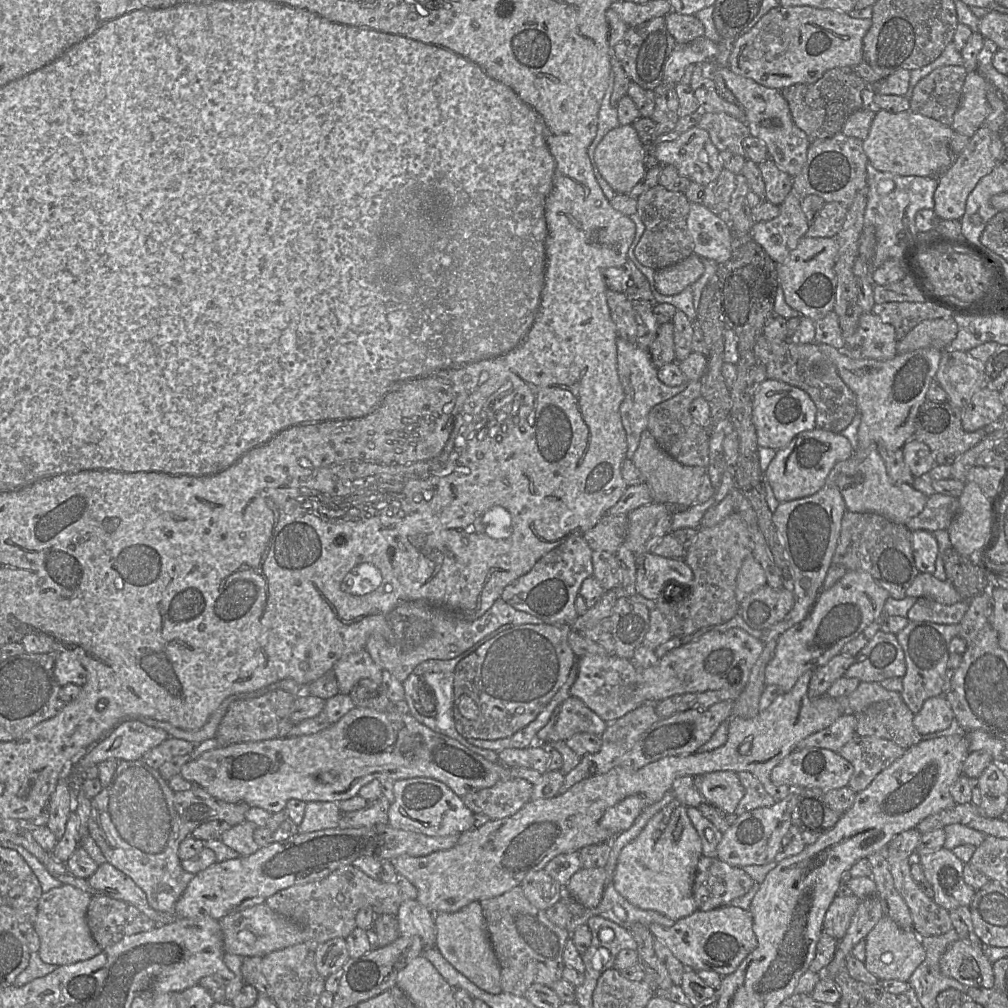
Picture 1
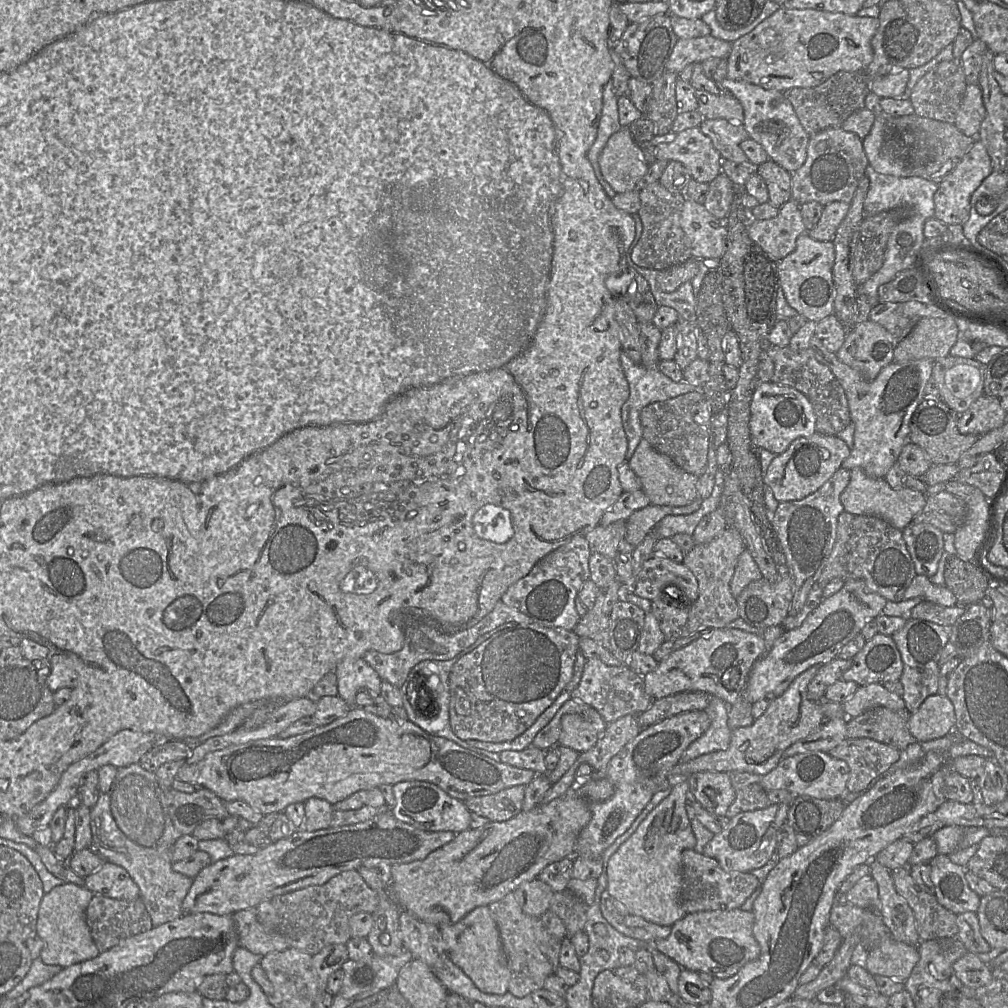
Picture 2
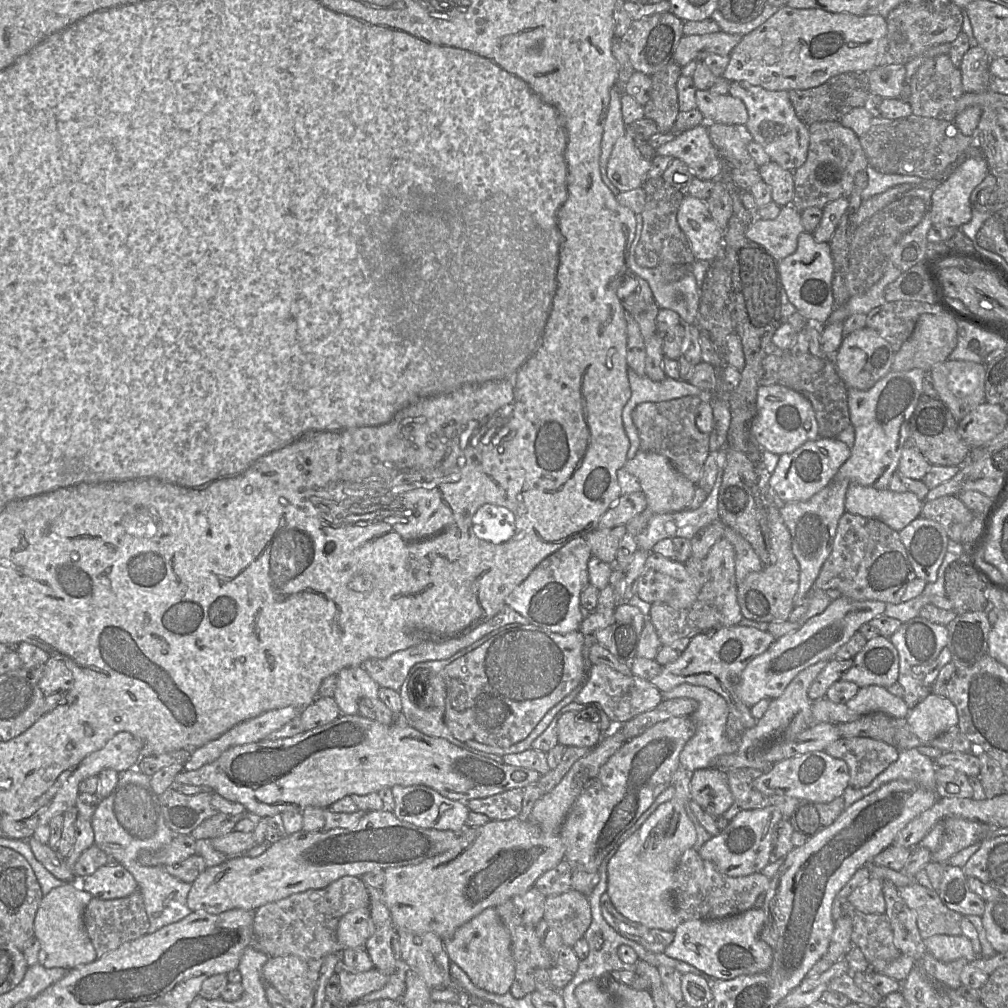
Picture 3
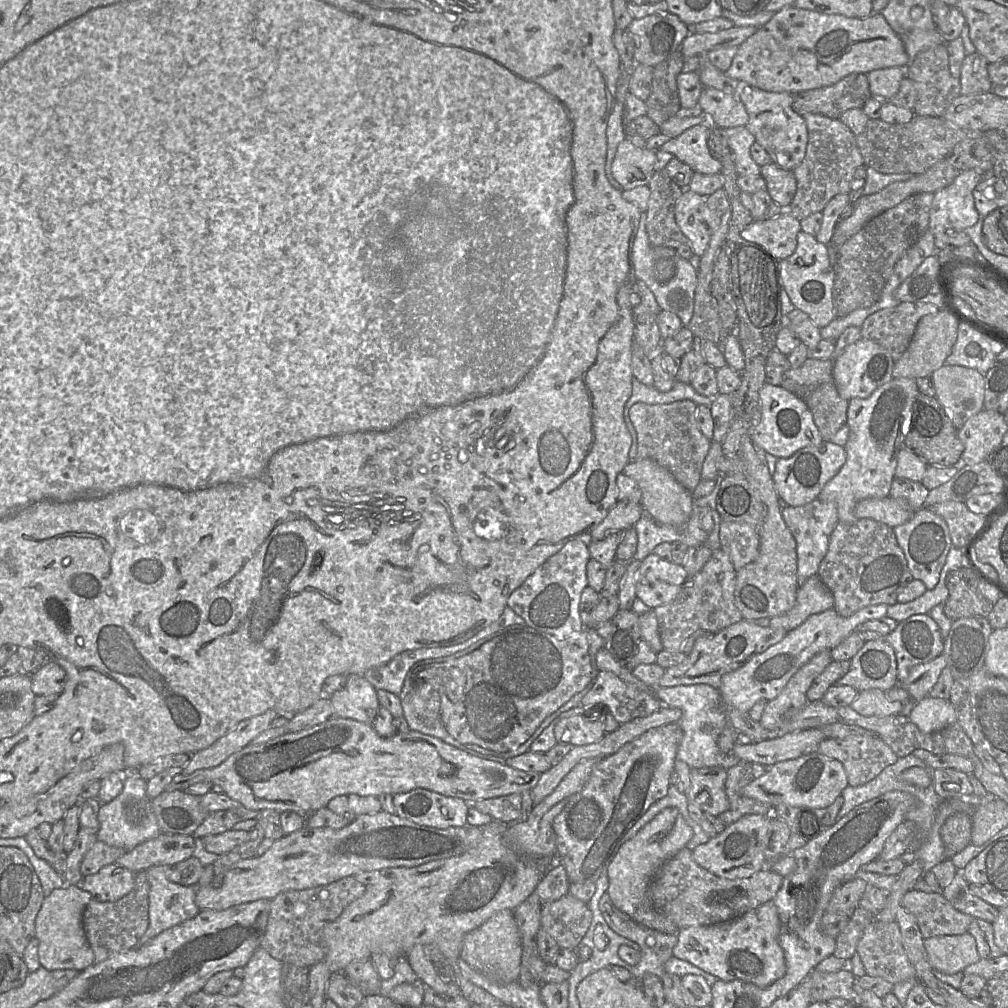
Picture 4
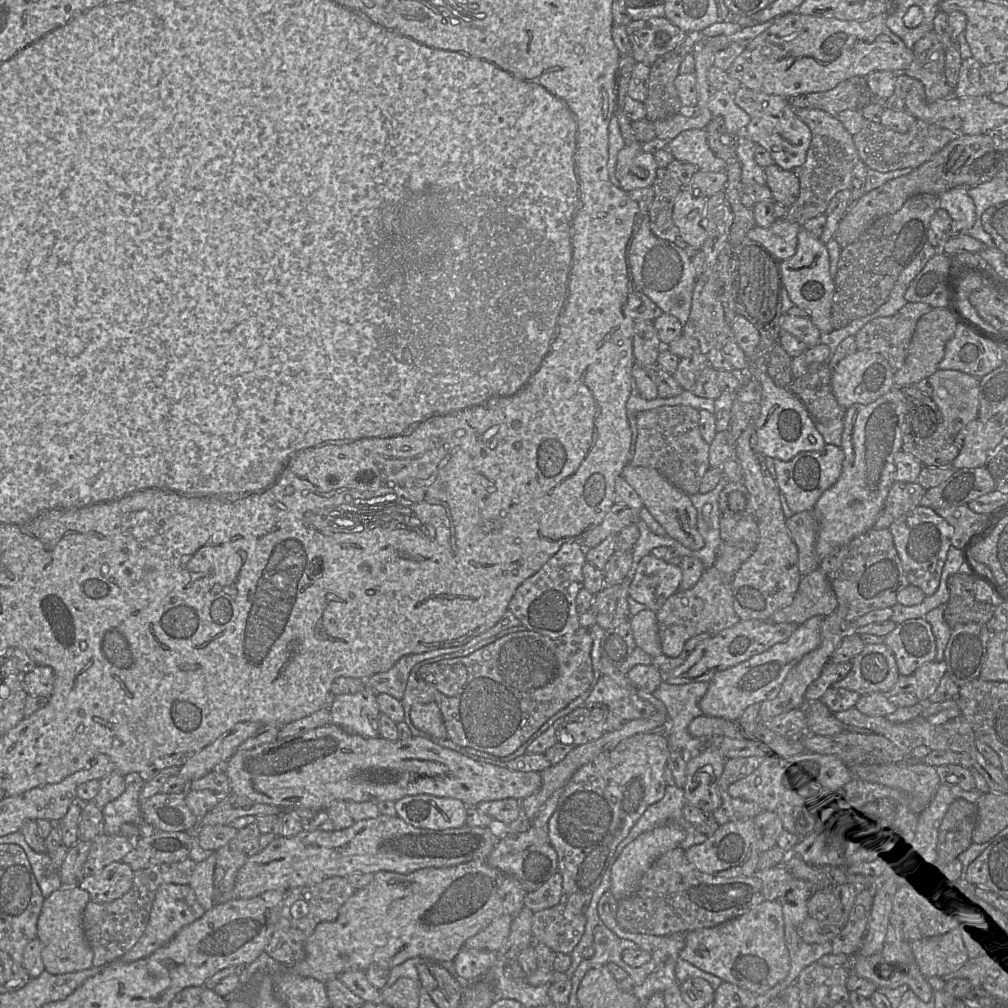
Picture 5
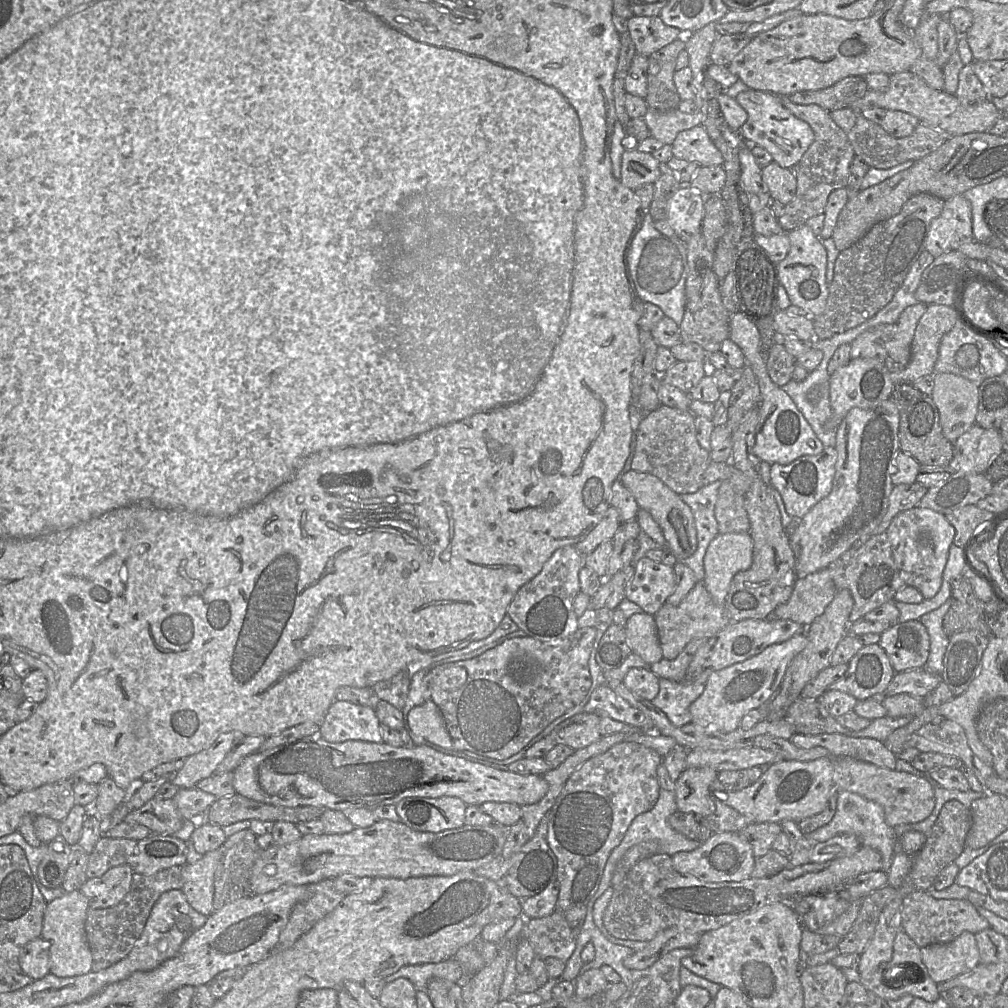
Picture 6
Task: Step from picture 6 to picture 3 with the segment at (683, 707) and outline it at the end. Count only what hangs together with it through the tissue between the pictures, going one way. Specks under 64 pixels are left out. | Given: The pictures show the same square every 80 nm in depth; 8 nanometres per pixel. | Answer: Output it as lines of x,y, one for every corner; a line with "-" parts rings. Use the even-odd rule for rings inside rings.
681,684
670,691
661,693
663,699
690,698
698,703
698,707
690,717
695,724
695,734
685,744
679,755
680,766
686,771
693,772
697,769
716,767
716,758
721,755
736,753
738,741
731,741
726,736
726,722
729,708
725,699
715,691
705,686

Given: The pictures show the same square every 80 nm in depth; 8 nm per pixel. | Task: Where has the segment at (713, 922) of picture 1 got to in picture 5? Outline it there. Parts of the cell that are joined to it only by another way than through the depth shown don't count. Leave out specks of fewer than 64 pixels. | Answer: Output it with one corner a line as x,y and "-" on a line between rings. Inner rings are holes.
764,901
737,918
714,927
689,931
685,933
684,942
685,947
679,953
680,959
755,994
764,994
783,981
791,968
790,951
785,943
783,910
778,901

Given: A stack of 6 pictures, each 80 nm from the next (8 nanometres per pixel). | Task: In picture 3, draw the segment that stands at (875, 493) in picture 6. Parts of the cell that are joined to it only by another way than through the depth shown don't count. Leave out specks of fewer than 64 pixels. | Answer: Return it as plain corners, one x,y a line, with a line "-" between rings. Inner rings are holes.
915,368
909,371
890,371
874,386
862,391
847,389
851,425
855,430
850,457
842,464
832,481
849,481
876,489
887,489
898,468
902,449
908,445
908,422
922,393
926,372

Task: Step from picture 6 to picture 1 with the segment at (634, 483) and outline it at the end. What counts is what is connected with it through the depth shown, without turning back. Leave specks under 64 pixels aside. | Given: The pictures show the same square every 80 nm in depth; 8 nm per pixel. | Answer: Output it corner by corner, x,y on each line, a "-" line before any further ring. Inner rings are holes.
645,429
642,432
640,443
631,460
642,473
654,502
676,507
689,507
697,503
696,499
706,468
680,464
658,445
649,430

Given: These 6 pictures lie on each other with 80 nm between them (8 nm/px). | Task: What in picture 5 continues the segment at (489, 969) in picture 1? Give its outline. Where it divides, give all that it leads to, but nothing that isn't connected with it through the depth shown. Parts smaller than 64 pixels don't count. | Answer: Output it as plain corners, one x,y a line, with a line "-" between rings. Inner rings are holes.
502,915
487,927
466,940
464,947
499,951
508,938
513,923
513,915

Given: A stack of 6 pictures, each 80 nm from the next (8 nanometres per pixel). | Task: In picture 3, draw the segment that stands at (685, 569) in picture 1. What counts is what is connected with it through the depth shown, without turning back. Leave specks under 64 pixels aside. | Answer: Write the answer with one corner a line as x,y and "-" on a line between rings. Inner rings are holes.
650,552
638,578
636,596
650,604
662,602
686,609
696,600
698,588
683,563

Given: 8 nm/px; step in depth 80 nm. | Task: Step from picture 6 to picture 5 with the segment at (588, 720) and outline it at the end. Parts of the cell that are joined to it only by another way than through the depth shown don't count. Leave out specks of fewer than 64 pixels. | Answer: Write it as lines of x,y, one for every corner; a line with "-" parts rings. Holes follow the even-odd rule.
595,705
591,715
564,724
556,733
558,743
580,746
598,739
604,733
606,707

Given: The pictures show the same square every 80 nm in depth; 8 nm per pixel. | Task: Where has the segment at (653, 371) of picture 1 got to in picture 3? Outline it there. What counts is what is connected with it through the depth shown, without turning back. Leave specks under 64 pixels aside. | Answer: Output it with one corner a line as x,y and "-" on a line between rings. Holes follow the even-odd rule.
628,367
628,379
631,388
631,397
622,410
622,421
630,441
627,458
632,459
639,450
640,438
633,421
633,411
644,402
662,402
685,396
697,396
702,401
712,401
711,392
703,392
689,381
666,377
662,381
653,381
646,375
638,375

